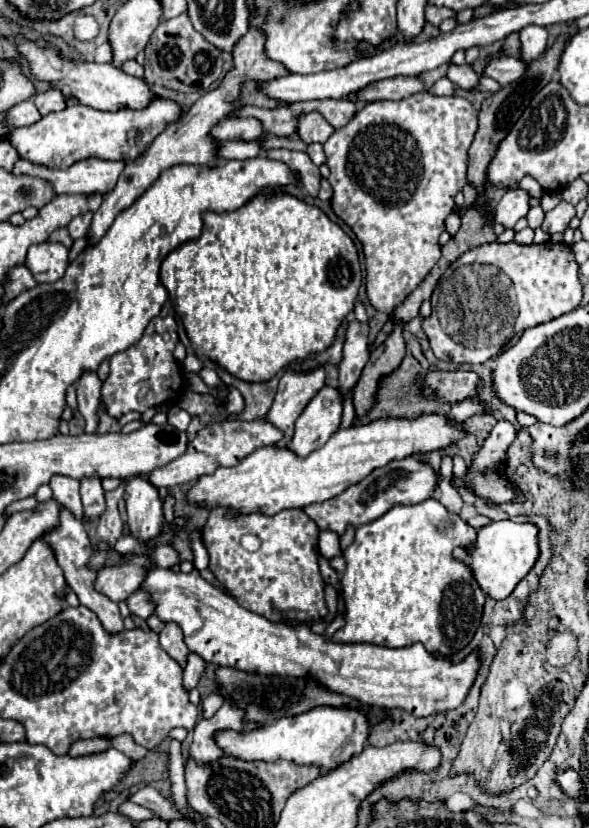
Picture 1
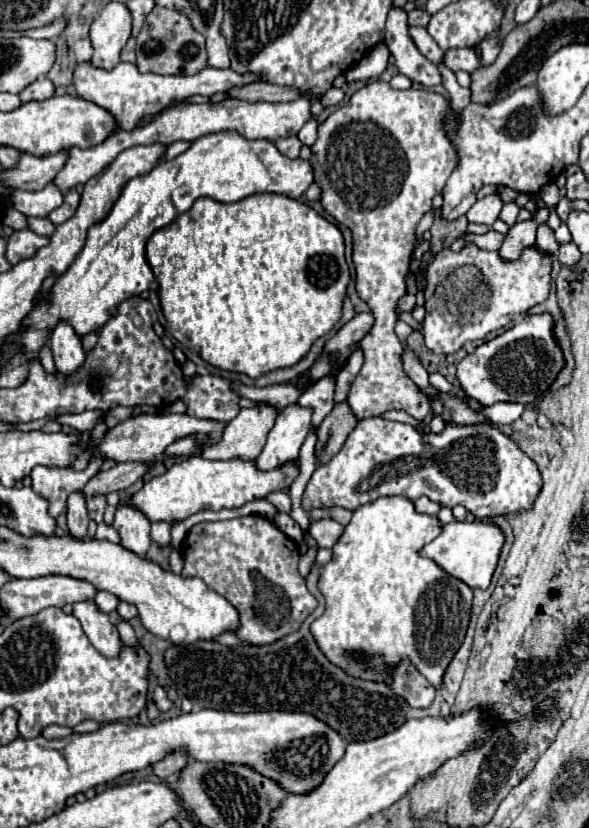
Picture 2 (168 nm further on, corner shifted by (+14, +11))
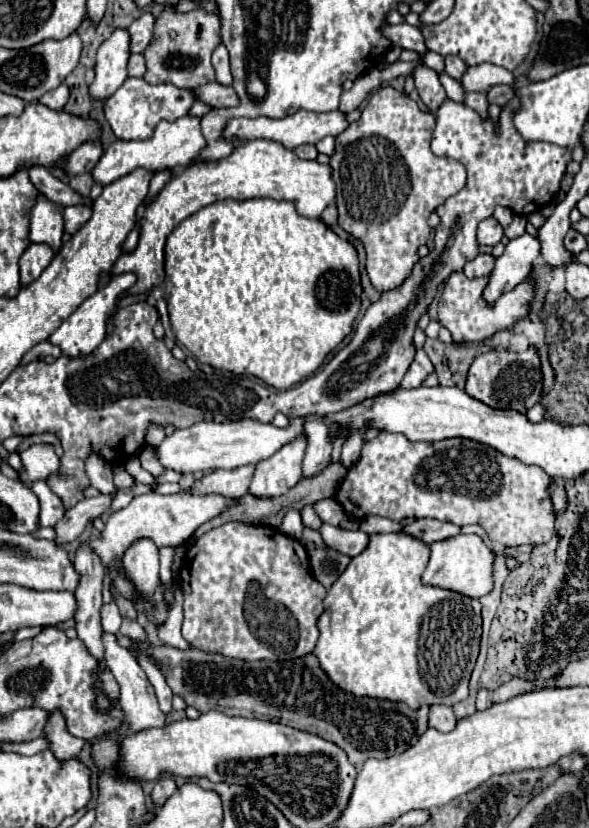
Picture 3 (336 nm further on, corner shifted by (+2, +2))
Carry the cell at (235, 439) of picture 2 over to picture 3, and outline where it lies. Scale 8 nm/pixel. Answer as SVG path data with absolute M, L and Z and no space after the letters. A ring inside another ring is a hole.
M252 464L234 468L234 470L214 470L212 474L196 480L188 490L194 496L222 494L226 498L238 498L238 496L244 496L248 492L252 472L254 472Z

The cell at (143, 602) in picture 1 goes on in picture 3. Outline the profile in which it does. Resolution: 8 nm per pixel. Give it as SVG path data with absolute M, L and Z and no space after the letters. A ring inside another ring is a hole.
M108 602L108 604L102 606L102 610L100 610L100 620L102 620L102 630L104 630L104 632L118 634L122 616L120 616L118 606L116 606L114 602Z

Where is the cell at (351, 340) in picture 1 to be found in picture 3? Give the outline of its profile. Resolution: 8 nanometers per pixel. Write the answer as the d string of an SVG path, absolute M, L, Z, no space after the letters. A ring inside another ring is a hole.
M310 422L306 424L306 436L308 436L308 448L302 460L302 476L316 476L322 472L330 462L332 442L330 442L330 428L326 424Z

